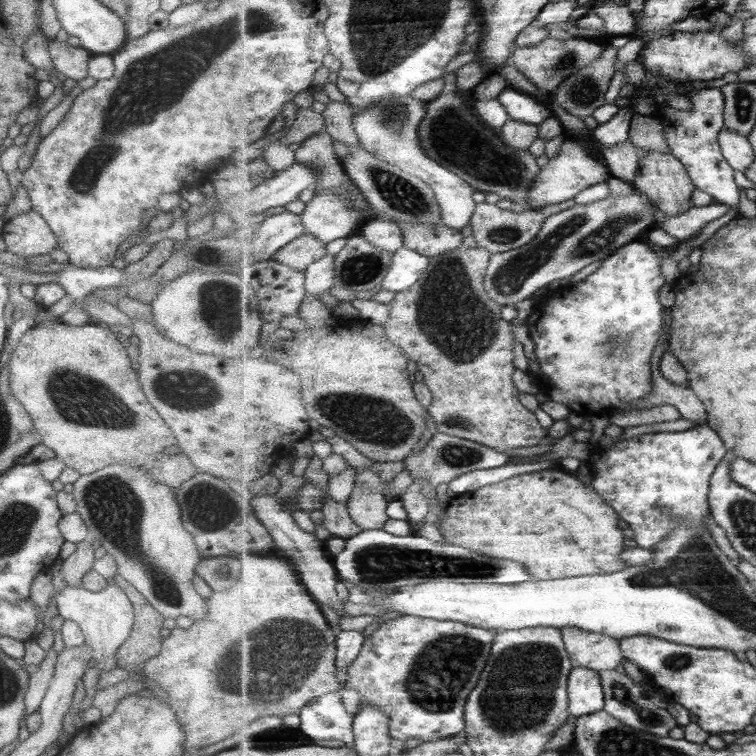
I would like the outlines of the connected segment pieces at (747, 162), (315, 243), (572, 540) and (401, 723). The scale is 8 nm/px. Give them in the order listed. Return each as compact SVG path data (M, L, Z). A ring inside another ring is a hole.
M726 126L719 133L723 156L737 171L744 173L755 160L755 151L748 136L739 134Z
M305 233L278 250L273 260L280 266L306 271L311 264L327 255L327 246L315 235Z
M545 469L538 470L537 472L530 472L508 478L503 482L484 486L475 492L466 492L465 494L455 496L447 507L447 518L441 522L441 531L444 538L446 538L451 544L461 544L463 548L469 548L473 552L481 552L485 556L491 558L499 558L501 560L516 560L520 564L524 564L532 580L559 580L565 577L574 576L593 576L601 574L613 574L620 570L630 568L622 558L622 552L626 549L625 546L625 534L621 530L620 524L621 517L614 510L614 508L602 497L592 485L583 484L580 482L574 474L566 472L564 469Z
M407 615L399 616L386 623L382 622L379 628L364 642L361 654L348 670L350 679L346 682L345 686L357 689L362 694L365 703L379 705L389 715L391 719L390 733L393 738L405 742L412 738L420 738L424 741L438 741L439 739L453 737L466 731L466 702L477 686L484 668L488 665L494 647L495 637L498 633L499 632L496 630L477 628L475 625L463 624L462 622L455 622L454 620L435 620Z

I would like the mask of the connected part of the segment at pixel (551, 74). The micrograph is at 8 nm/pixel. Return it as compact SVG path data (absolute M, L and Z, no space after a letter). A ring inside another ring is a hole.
M547 38L537 46L516 49L511 56L510 63L517 67L536 87L545 90L548 94L553 94L563 80L571 76L571 73L575 74L580 68L594 63L605 49L605 45L599 45L590 39L555 40L555 38Z

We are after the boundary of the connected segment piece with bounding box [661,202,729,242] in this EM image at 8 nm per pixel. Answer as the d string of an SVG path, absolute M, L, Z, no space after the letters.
M713 203L709 206L697 206L684 213L664 219L662 228L671 236L674 236L678 242L693 238L713 220L725 216L729 212L729 207L723 203Z

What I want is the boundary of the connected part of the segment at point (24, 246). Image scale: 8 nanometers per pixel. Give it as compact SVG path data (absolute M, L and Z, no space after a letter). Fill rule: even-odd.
M32 210L5 221L1 234L5 250L22 257L48 255L58 246L43 217Z

